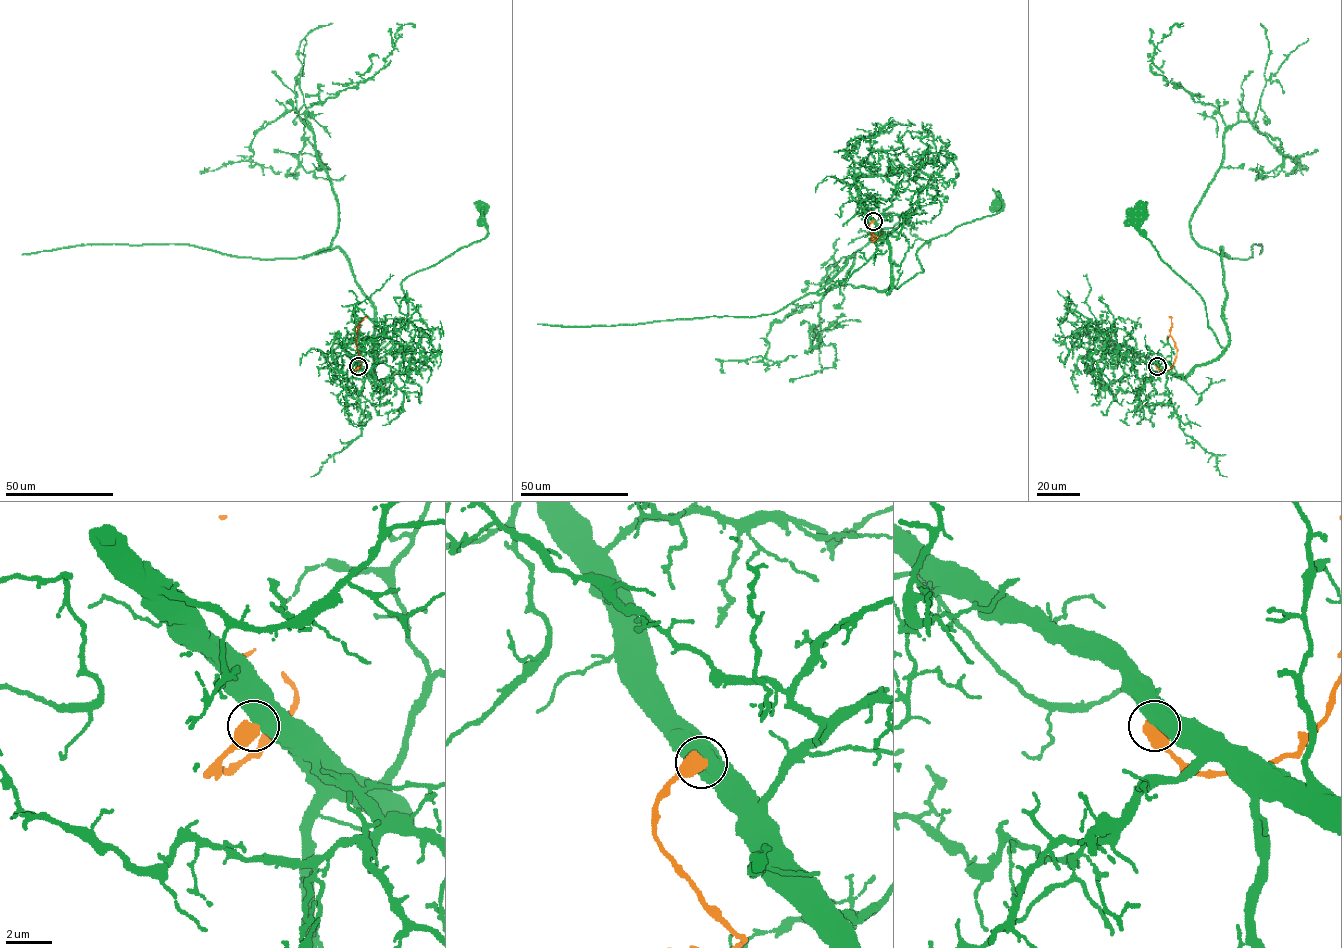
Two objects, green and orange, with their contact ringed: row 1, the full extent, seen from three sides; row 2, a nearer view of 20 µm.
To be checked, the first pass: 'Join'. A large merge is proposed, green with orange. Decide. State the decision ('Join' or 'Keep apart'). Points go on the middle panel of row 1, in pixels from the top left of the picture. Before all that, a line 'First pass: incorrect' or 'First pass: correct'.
First pass: incorrect
Keep apart

